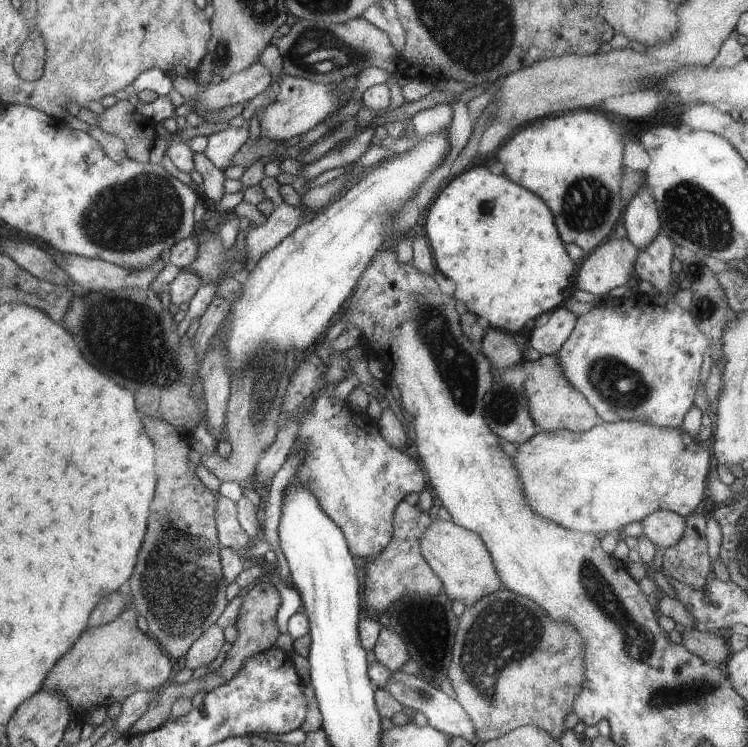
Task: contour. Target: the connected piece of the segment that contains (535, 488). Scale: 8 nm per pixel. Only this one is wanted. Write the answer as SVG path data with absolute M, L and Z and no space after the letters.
M640 421L602 422L590 430L574 432L568 429L541 431L524 444L517 445L514 456L522 472L525 498L540 516L564 524L576 532L606 535L631 522L641 521L652 511L666 509L687 517L702 502L706 476L710 472L710 452L690 438L682 427L660 428Z

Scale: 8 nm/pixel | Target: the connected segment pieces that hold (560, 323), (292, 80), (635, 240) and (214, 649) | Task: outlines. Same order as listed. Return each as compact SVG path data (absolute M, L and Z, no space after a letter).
M565 306L555 308L540 320L530 336L530 346L541 355L554 355L566 342L577 321Z
M274 42L259 54L258 63L270 69L273 77L279 81L280 93L274 104L266 107L264 117L259 122L261 126L260 137L277 138L286 142L293 136L300 136L314 126L323 122L329 115L339 110L341 92L333 87L332 83L317 83L300 77L291 77L283 70L283 58Z
M642 186L629 200L627 211L624 212L622 224L630 242L638 250L652 244L660 230L661 218L658 218L657 202L654 202L652 195L646 186Z
M217 624L207 628L202 636L192 644L190 650L184 656L186 658L186 667L190 670L195 670L204 666L210 665L214 658L218 656L220 648L224 646L224 629L220 628Z

